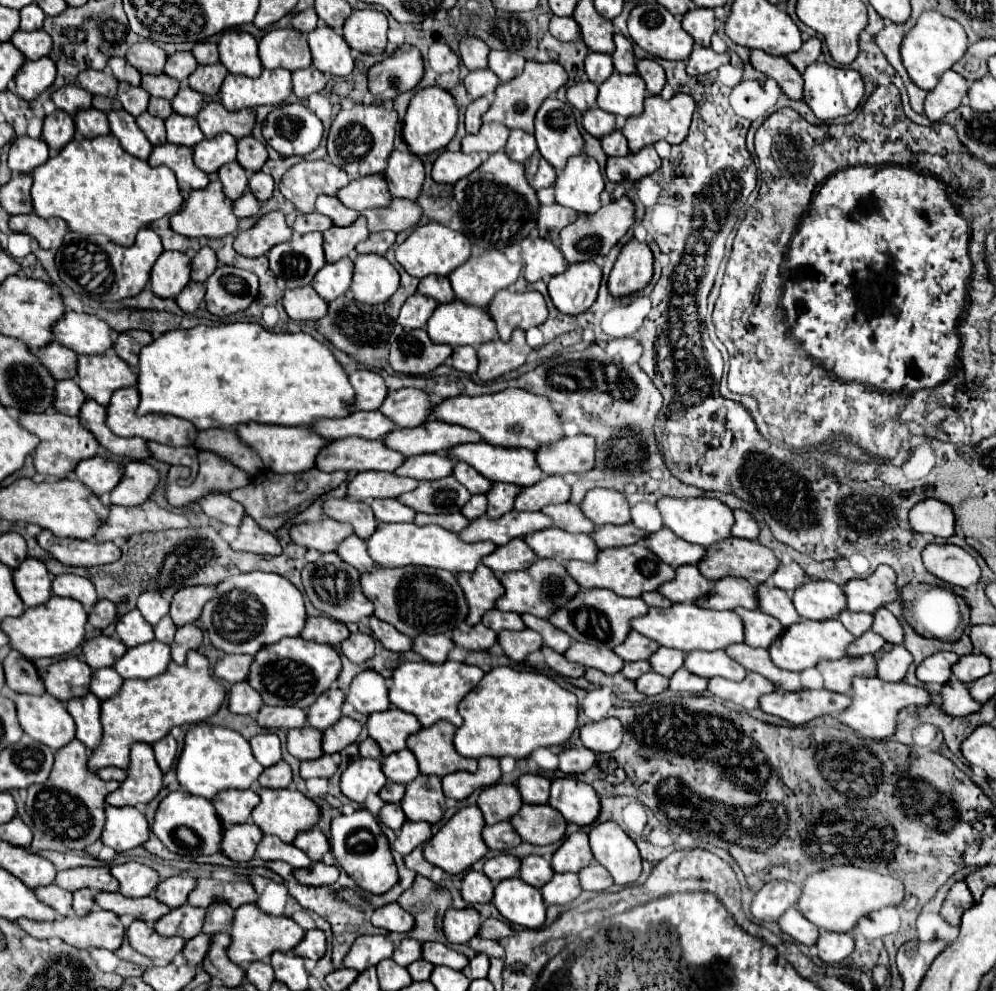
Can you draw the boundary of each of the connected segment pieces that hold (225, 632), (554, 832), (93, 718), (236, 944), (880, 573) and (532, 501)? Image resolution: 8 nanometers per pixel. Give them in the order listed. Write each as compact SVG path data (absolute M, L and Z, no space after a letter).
M243 573L217 583L217 595L205 603L201 621L209 633L211 645L223 653L255 655L261 647L279 643L283 637L297 637L305 625L307 613L299 589L277 573Z
M523 805L511 817L511 825L523 841L533 845L557 843L565 837L565 819L549 805Z
M87 693L81 699L71 699L67 703L67 711L77 725L77 739L85 743L85 747L95 749L103 735L103 727L99 721L101 701L93 693Z
M241 905L235 909L235 919L233 919L233 929L231 929L231 939L233 943L229 945L227 953L229 959L241 967L253 963L253 961L263 961L269 959L271 953L281 951L289 953L301 939L305 937L305 929L301 929L291 917L273 917L263 913L257 905Z
M881 565L875 573L867 579L853 579L849 581L843 591L847 595L849 611L865 611L875 613L877 609L885 607L887 603L899 597L897 593L897 575L891 567Z
M549 475L531 487L521 489L521 495L515 499L517 511L541 511L551 503L565 503L571 497L571 487L559 475Z

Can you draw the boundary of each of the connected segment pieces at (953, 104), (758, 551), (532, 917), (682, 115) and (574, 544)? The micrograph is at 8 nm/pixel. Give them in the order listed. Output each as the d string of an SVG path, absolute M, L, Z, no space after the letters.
M945 71L935 85L925 97L925 115L929 121L939 121L945 117L949 111L957 109L961 103L967 101L967 81L957 75L955 71Z
M729 537L729 539L723 539L721 543L715 543L713 547L707 547L707 557L697 567L709 581L719 581L723 577L743 577L751 581L753 585L761 585L779 567L779 559L769 547L763 547L761 543L739 539L739 537Z
M511 877L495 885L493 905L509 923L521 927L537 929L545 921L545 903L541 891L527 885L519 877Z
M677 93L673 95L669 101L665 101L661 95L657 97L647 97L645 99L645 109L639 117L629 117L627 119L627 125L623 127L623 135L627 137L629 141L629 151L631 153L637 153L641 147L645 145L653 145L661 139L665 139L667 143L671 145L677 145L681 143L685 137L687 137L687 131L689 131L689 125L691 125L691 117L693 117L693 111L695 111L695 101L691 95L687 93Z
M551 527L537 531L529 537L525 537L527 545L539 555L539 557L549 557L549 559L559 559L563 563L571 559L595 563L599 547L593 543L593 539L585 533L567 533L563 529Z

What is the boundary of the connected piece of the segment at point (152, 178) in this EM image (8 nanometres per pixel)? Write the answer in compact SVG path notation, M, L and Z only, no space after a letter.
M115 135L103 137L75 137L69 141L55 157L45 161L41 167L33 171L33 187L31 187L33 211L47 219L47 217L61 217L65 219L67 227L83 233L83 235L97 235L103 233L111 241L129 247L135 243L135 235L139 229L149 227L153 221L173 215L181 209L183 197L177 187L177 179L169 167L151 167L147 161L141 161L129 155Z

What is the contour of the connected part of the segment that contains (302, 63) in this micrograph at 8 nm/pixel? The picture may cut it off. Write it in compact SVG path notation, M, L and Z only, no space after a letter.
M273 29L259 41L259 59L265 69L283 67L297 71L311 65L311 51L307 35L297 29Z

